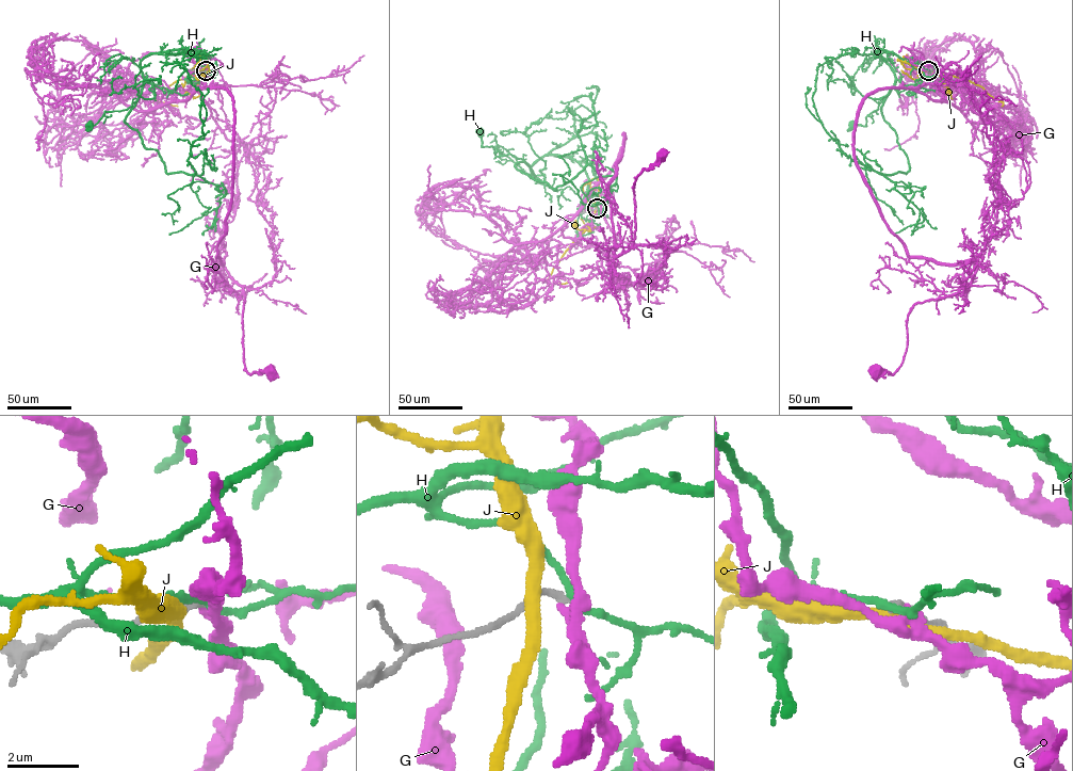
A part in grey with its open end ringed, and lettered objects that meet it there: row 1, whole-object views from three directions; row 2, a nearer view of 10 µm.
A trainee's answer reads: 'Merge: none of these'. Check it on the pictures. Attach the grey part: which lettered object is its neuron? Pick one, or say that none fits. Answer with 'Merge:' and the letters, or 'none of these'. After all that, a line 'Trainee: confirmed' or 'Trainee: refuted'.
Merge: none of these
Trainee: confirmed

